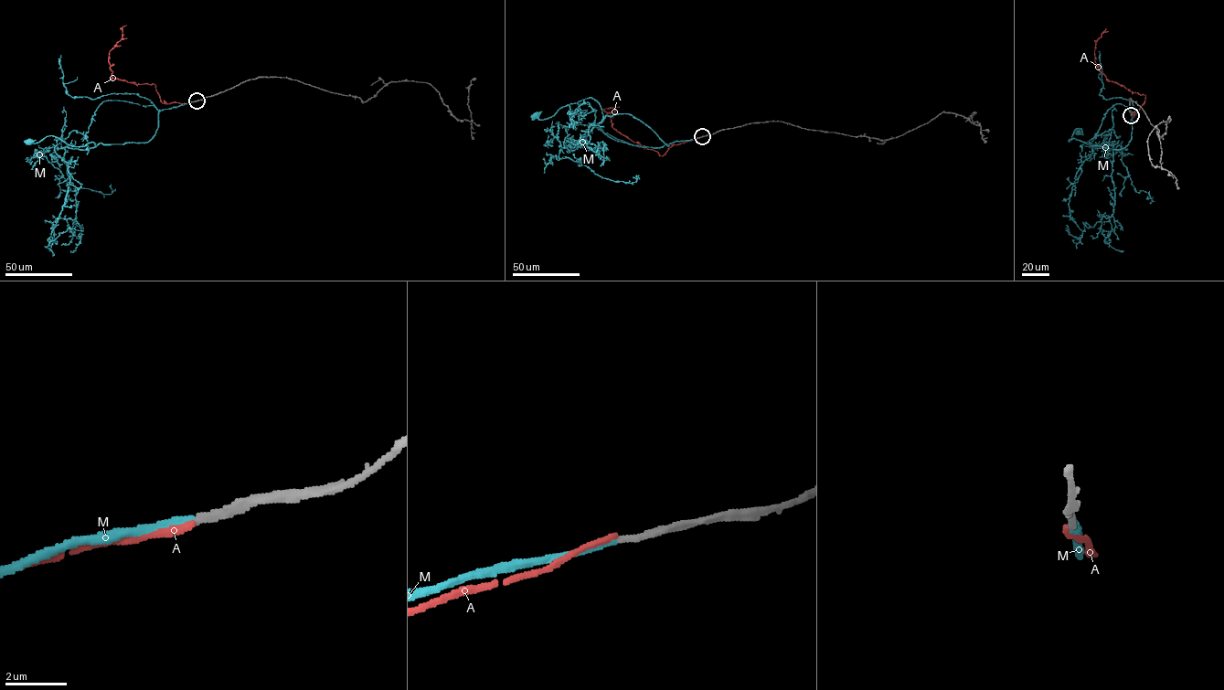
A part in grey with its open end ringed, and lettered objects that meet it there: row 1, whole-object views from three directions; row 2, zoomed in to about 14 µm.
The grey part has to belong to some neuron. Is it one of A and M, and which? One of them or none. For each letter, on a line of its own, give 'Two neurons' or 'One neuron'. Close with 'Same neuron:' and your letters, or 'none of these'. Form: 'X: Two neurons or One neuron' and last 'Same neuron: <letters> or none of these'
A: Two neurons
M: One neuron
Same neuron: M

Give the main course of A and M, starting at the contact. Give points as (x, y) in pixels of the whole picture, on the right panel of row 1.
A: (1131, 115), (1136, 114), (1144, 102), (1145, 95), (1108, 80), (1094, 60), (1096, 41), (1106, 28)
M: (1131, 115), (1131, 139), (1118, 149), (1069, 141), (1077, 128), (1082, 134), (1078, 132)

